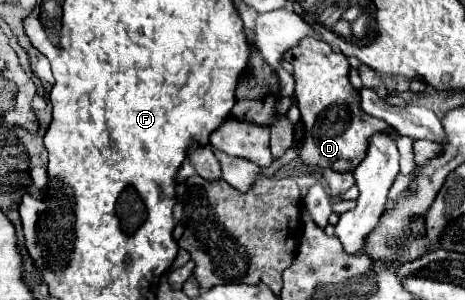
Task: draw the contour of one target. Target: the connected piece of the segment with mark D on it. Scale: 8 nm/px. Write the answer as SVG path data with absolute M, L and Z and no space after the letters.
M304 39L300 45L286 51L284 59L294 65L298 109L306 127L302 141L294 141L292 145L298 149L298 159L302 163L314 165L318 169L332 169L336 173L352 173L366 157L368 139L374 133L394 135L386 123L362 111L360 95L348 81L348 61L328 43L318 39Z

